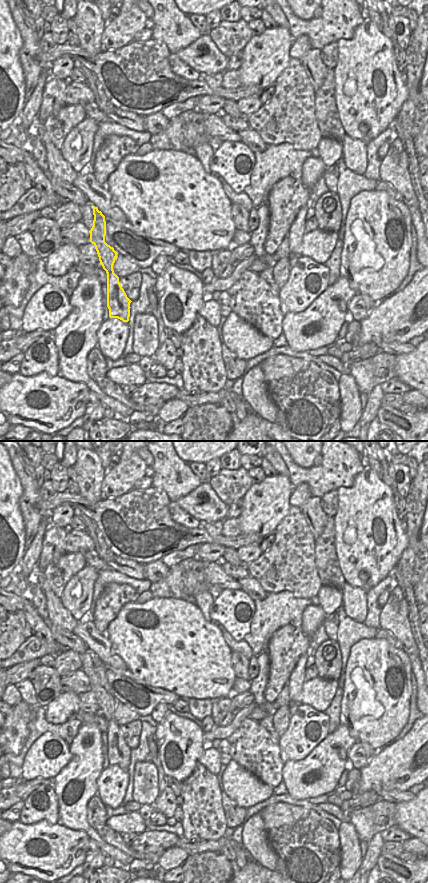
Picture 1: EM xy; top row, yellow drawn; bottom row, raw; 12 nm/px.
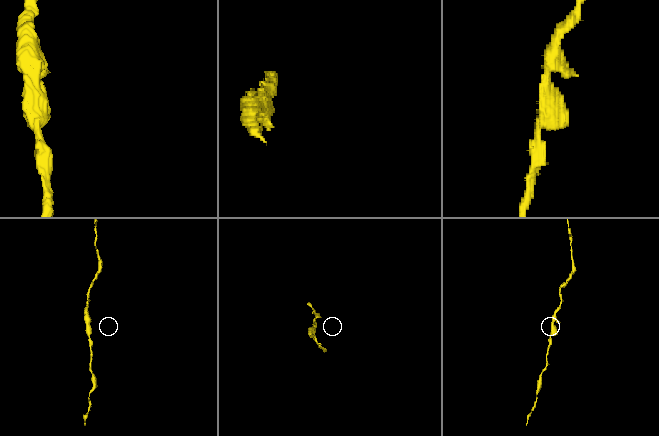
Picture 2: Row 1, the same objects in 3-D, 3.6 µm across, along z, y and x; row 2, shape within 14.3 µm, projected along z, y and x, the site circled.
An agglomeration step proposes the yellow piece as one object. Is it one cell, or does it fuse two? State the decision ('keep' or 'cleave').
keep

